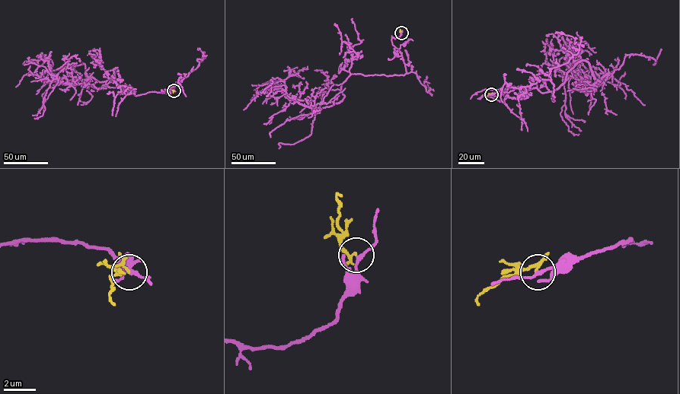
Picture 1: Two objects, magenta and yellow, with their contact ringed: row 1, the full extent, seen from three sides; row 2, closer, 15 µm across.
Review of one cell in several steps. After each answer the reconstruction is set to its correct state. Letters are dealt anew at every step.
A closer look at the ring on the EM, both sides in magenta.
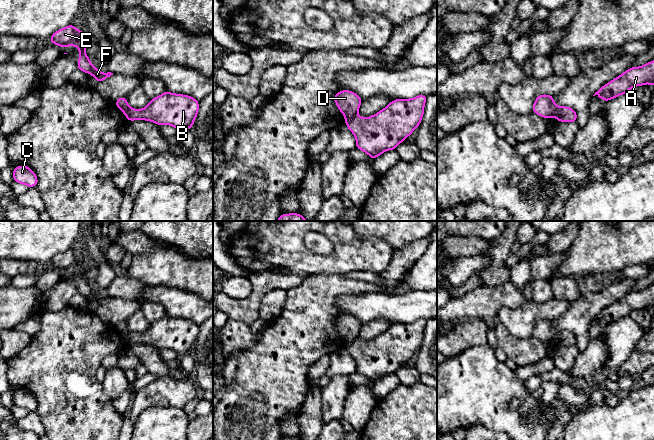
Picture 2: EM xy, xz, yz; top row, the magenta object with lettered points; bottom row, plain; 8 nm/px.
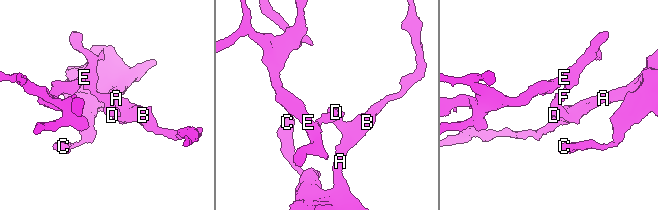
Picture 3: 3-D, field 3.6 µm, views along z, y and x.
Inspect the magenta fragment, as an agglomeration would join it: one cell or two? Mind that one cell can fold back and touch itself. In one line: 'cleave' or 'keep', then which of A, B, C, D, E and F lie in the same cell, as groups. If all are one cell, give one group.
cleave; groups A B C / D E F

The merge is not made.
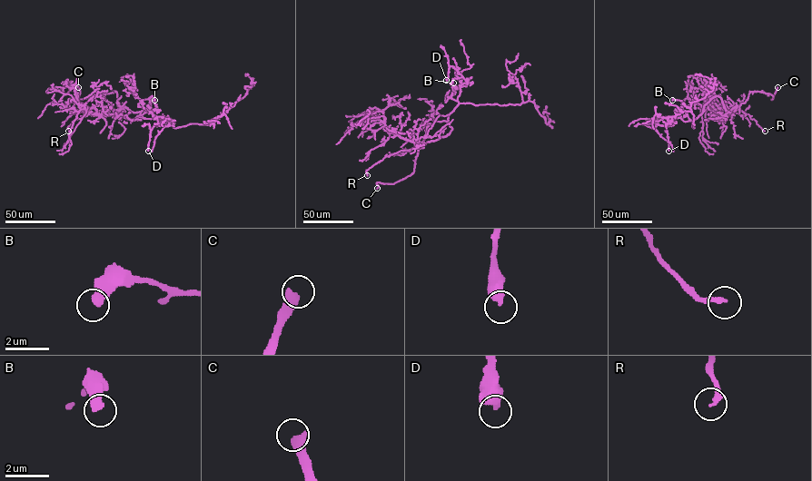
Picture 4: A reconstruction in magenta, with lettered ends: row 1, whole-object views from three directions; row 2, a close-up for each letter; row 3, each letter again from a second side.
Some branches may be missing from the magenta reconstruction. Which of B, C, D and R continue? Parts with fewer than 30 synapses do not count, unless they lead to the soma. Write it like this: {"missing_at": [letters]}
{"missing_at": ["C"]}

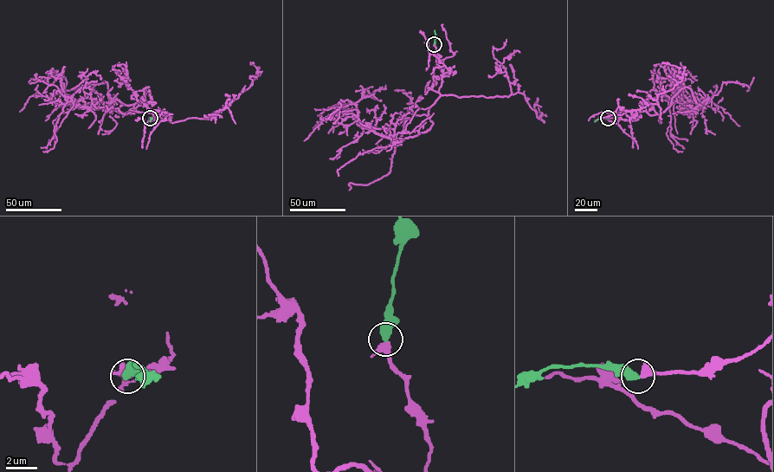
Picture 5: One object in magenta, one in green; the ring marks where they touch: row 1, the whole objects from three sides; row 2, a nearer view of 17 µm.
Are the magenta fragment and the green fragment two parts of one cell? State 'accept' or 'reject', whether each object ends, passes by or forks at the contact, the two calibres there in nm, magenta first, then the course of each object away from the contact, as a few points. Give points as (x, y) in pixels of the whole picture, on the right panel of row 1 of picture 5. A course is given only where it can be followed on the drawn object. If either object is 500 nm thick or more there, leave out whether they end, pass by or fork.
accept | 360/500 nm | magenta via (609, 118), (660, 114), (688, 87), (699, 104), (709, 100), (699, 108), (668, 101), (667, 135), (682, 151) | green via (609, 118), (601, 118), (594, 121)

